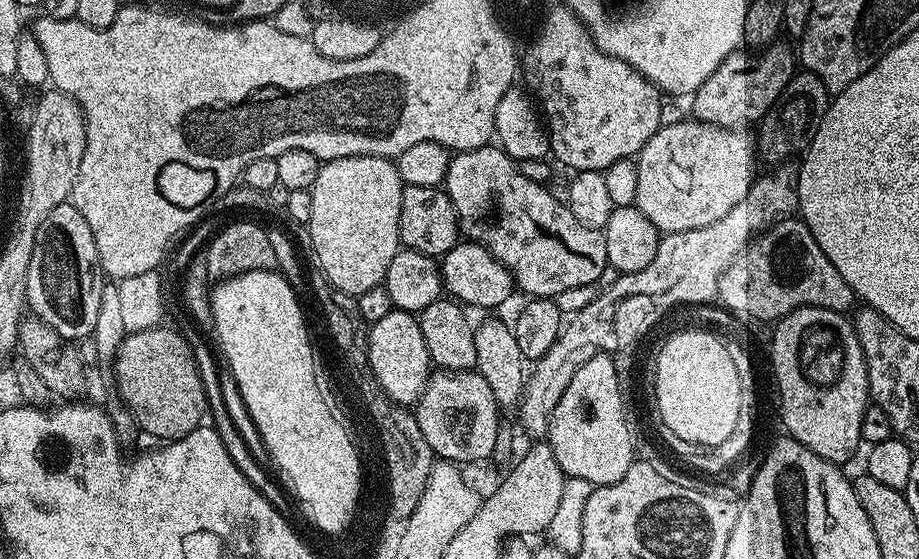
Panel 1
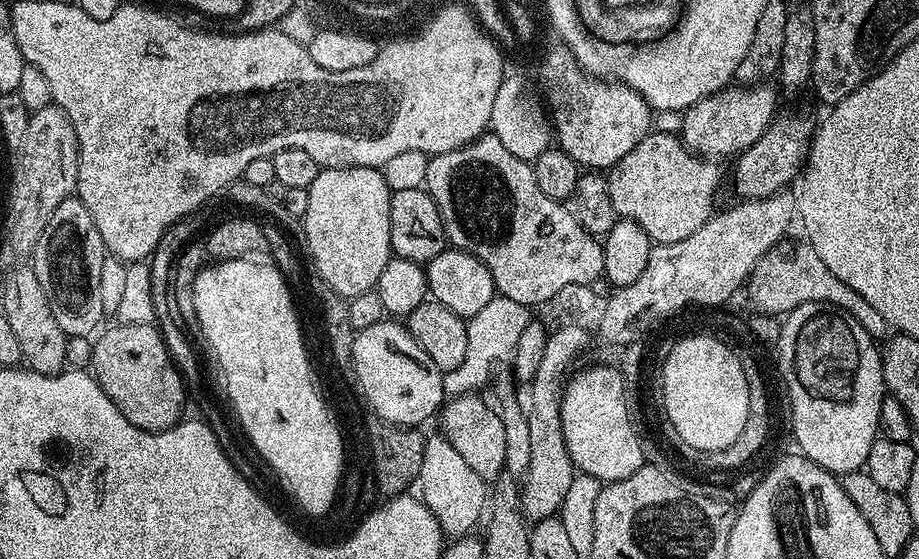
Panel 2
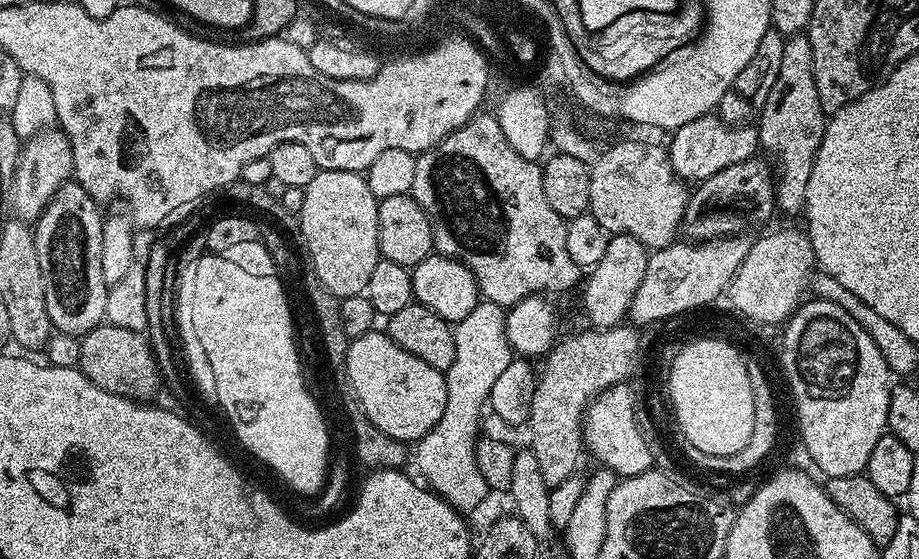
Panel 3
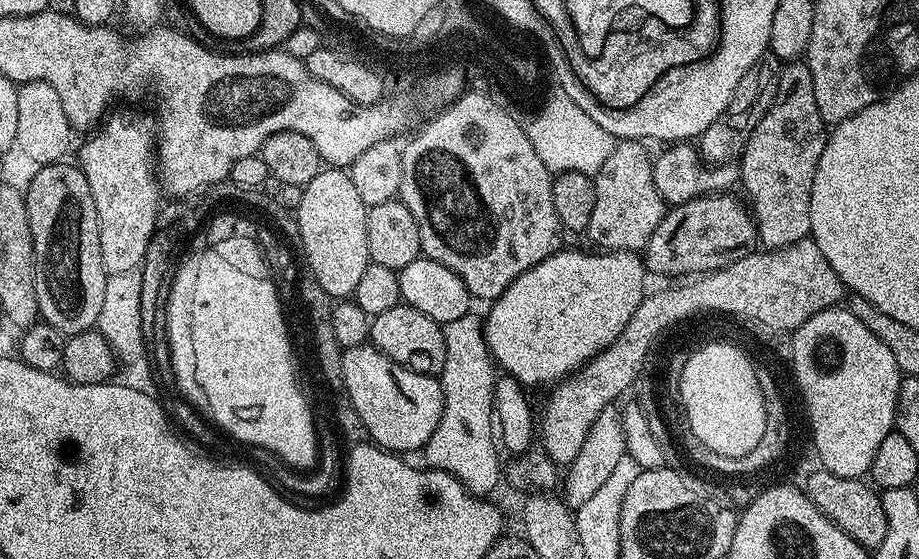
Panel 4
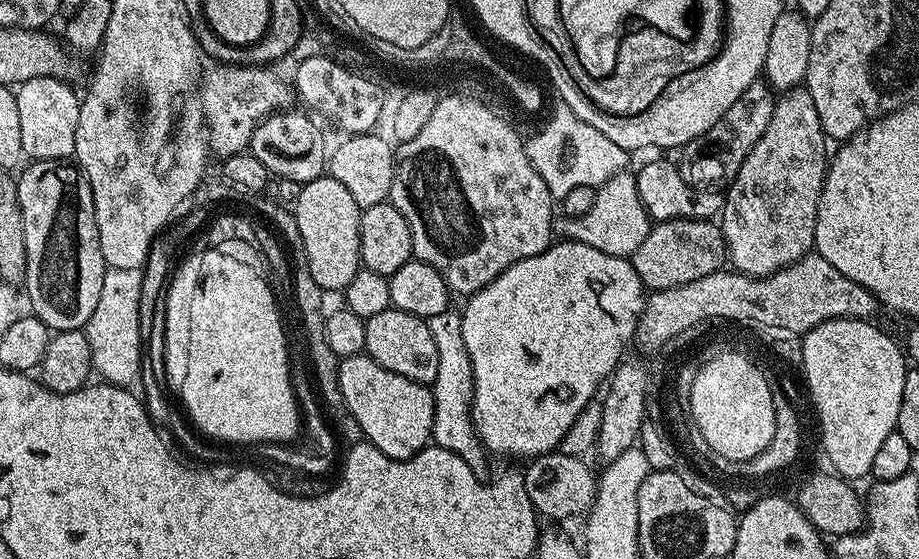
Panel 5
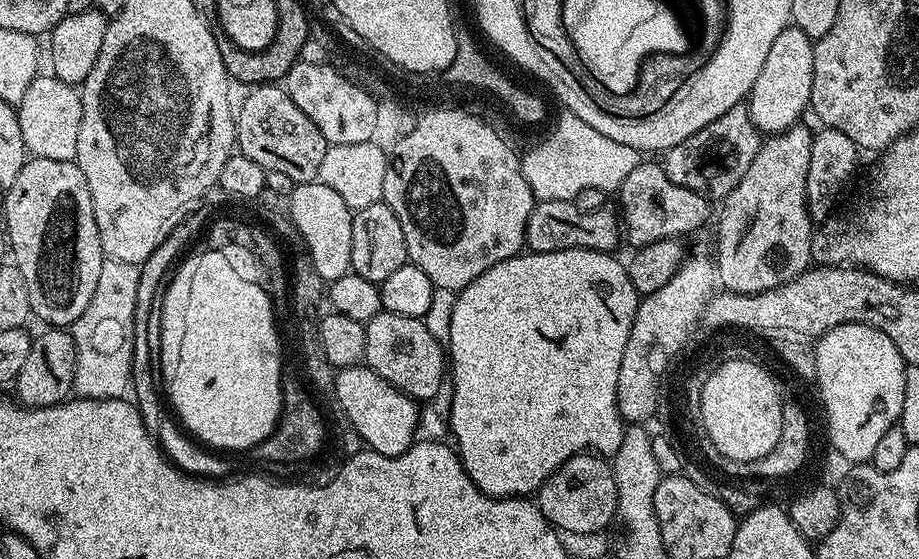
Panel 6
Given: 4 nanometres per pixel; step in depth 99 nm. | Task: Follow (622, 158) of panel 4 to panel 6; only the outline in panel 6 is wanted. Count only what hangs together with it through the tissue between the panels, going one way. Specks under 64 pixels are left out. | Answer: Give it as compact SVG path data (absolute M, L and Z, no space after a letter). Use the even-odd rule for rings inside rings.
M571 200L546 201L533 203L532 213L526 222L524 242L528 252L557 252L581 248L582 250L598 250L599 252L617 251L620 240L622 244L622 221L611 207L583 212L578 210Z

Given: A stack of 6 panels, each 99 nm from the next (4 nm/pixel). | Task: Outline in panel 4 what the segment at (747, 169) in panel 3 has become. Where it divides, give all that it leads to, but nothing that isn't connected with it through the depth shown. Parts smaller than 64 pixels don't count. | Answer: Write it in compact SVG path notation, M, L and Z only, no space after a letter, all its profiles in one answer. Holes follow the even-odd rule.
M714 192L711 196L699 196L685 204L669 207L662 222L658 222L658 230L650 234L650 242L642 249L645 269L656 278L701 268L716 270L719 265L734 263L753 251L758 240L756 221L747 203L739 195L732 195L736 194Z

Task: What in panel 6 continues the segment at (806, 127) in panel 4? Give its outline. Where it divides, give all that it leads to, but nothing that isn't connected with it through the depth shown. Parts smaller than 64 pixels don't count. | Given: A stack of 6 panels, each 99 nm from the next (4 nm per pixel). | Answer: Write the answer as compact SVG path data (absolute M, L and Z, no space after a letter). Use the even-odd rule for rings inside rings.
M797 122L785 132L769 135L742 174L742 182L719 205L714 263L723 291L762 294L807 272L813 263L814 221L808 213L806 182L814 132L802 125Z

